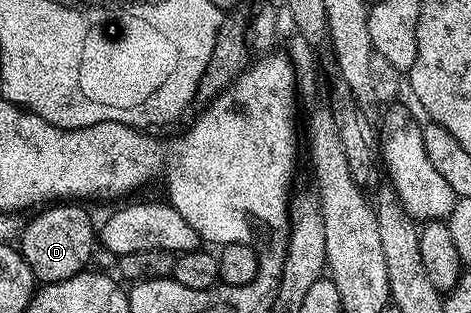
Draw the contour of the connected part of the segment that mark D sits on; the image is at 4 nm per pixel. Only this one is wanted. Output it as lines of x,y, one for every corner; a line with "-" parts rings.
51,204
40,209
35,219
31,223
22,227
17,239
17,249
22,254
23,259
29,264
29,268
35,273
36,279
40,283
60,282
69,280
73,276
84,273
88,269
87,261
91,258
95,246
97,250
97,226
91,223
91,218
82,210
79,204

